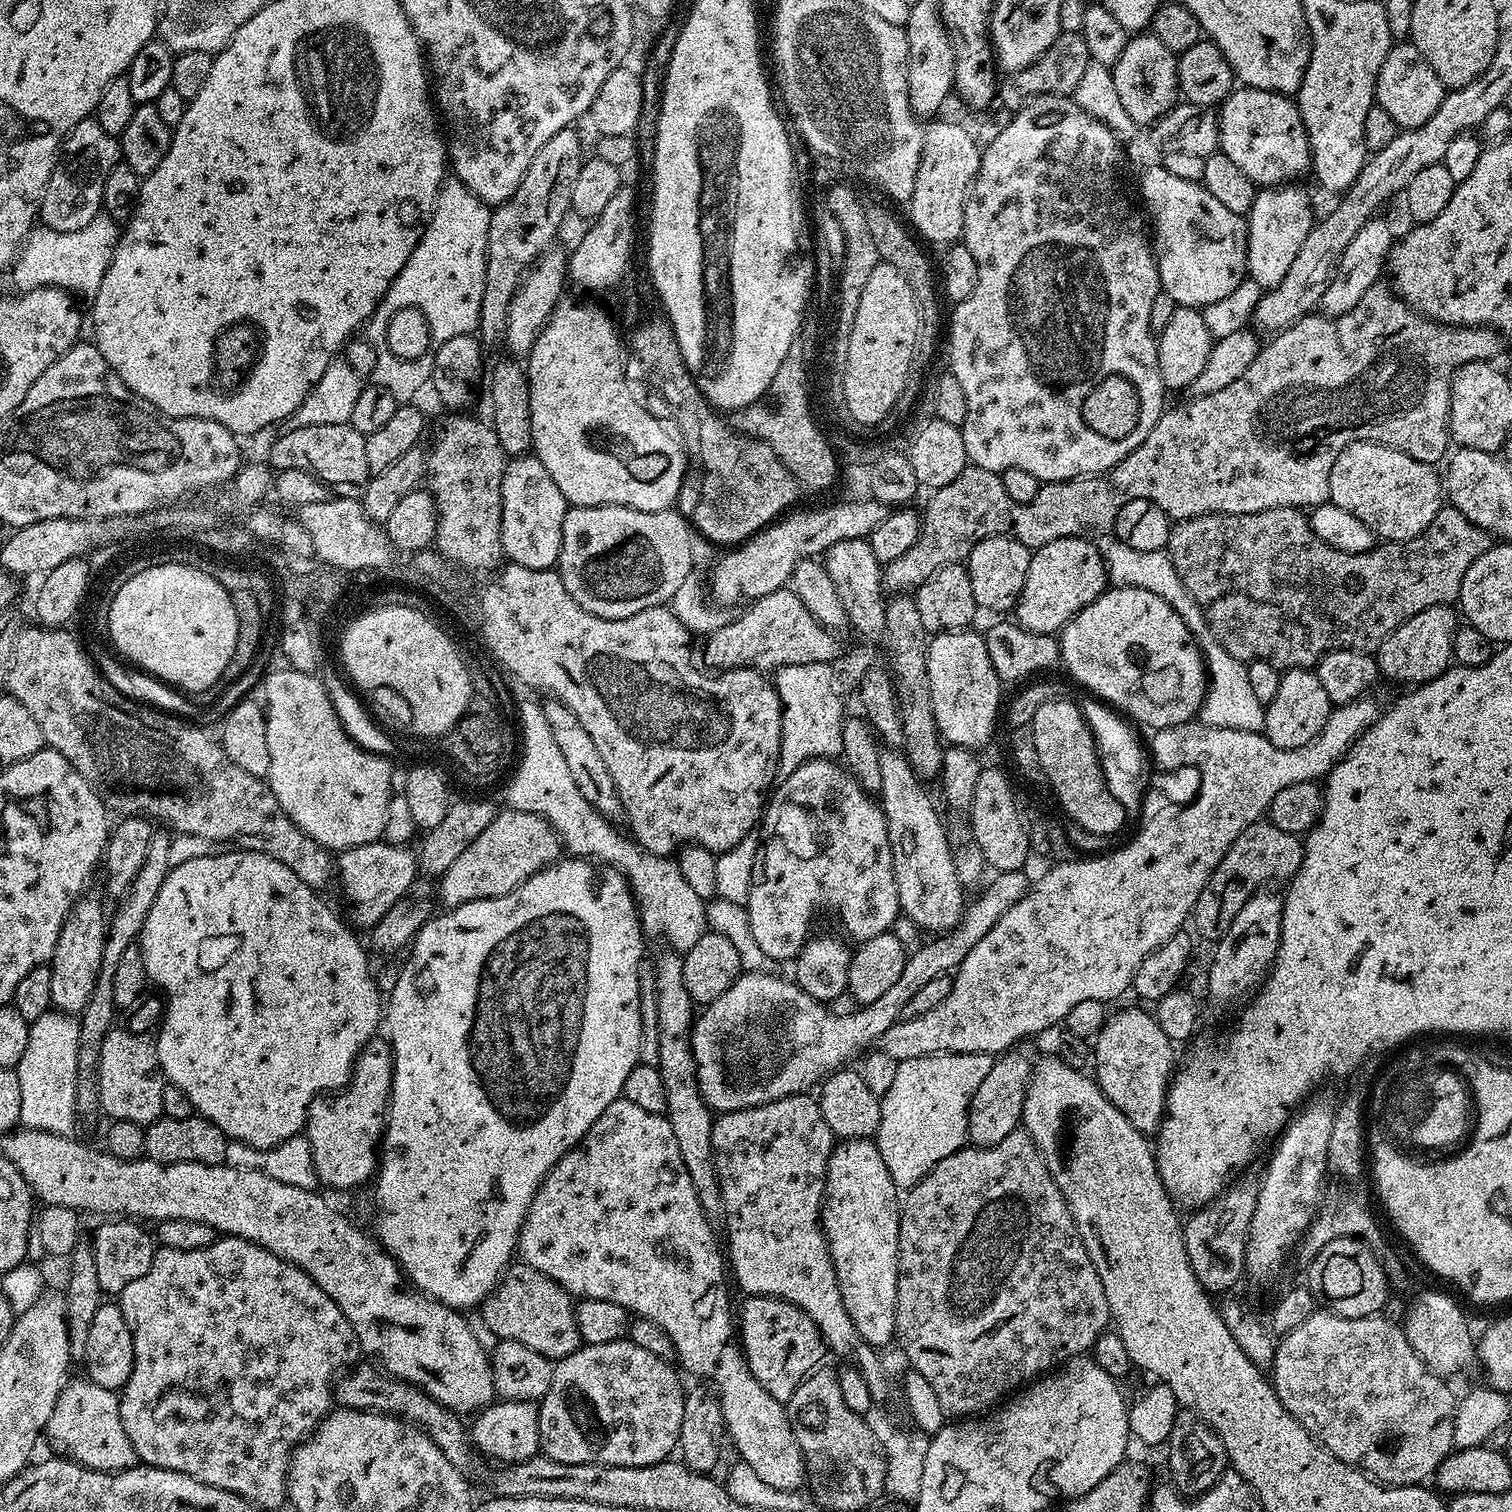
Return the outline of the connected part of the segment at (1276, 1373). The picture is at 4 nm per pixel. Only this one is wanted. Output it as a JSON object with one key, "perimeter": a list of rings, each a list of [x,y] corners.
{"perimeter":[[[1318,1310],[1314,1314],[1310,1314],[1310,1318],[1306,1318],[1306,1322],[1302,1322],[1302,1326],[1298,1326],[1295,1330],[1290,1330],[1290,1334],[1279,1337],[1276,1346],[1276,1357],[1274,1358],[1274,1362],[1270,1369],[1270,1379],[1272,1382],[1272,1389],[1274,1389],[1274,1391],[1278,1394],[1278,1398],[1282,1402],[1282,1406],[1286,1406],[1286,1410],[1290,1410],[1292,1417],[1295,1418],[1295,1420],[1297,1420],[1298,1423],[1315,1438],[1318,1444],[1322,1444],[1327,1452],[1334,1454],[1342,1462],[1346,1462],[1354,1468],[1359,1468],[1361,1472],[1371,1476],[1373,1480],[1385,1486],[1403,1486],[1405,1484],[1419,1485],[1421,1482],[1427,1481],[1424,1480],[1427,1476],[1428,1479],[1435,1477],[1440,1463],[1442,1463],[1443,1460],[1445,1460],[1446,1457],[1454,1451],[1452,1439],[1454,1438],[1454,1414],[1456,1413],[1456,1402],[1458,1399],[1457,1393],[1454,1394],[1450,1389],[1448,1389],[1449,1381],[1445,1379],[1445,1377],[1436,1375],[1427,1367],[1427,1365],[1424,1364],[1423,1358],[1415,1352],[1414,1347],[1410,1346],[1410,1342],[1407,1341],[1407,1336],[1404,1333],[1403,1327],[1398,1324],[1386,1322],[1383,1315],[1377,1314],[1374,1316],[1363,1316],[1362,1318],[1346,1318],[1345,1316],[1339,1316],[1336,1312],[1329,1312],[1327,1310]]]}

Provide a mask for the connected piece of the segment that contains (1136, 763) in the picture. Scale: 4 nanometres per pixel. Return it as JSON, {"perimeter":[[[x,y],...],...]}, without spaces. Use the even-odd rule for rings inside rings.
{"perimeter":[[[1086,696],[1086,699],[1079,701],[1079,706],[1097,742],[1100,768],[1103,770],[1107,789],[1114,798],[1118,799],[1129,819],[1138,817],[1144,800],[1144,792],[1150,780],[1150,762],[1135,732],[1137,729],[1121,713],[1099,699]]]}

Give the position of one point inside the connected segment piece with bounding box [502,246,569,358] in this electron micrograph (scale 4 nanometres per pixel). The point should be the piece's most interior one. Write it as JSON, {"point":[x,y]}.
{"point":[541,288]}

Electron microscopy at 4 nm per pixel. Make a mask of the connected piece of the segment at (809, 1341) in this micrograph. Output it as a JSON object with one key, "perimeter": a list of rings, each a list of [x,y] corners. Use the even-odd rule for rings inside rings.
{"perimeter":[[[750,1296],[743,1297],[744,1305],[739,1305],[738,1308],[738,1340],[742,1345],[744,1359],[747,1360],[750,1370],[754,1374],[754,1378],[758,1378],[758,1382],[762,1382],[762,1390],[766,1390],[766,1394],[770,1394],[774,1398],[778,1398],[781,1402],[788,1401],[794,1394],[794,1390],[798,1390],[798,1386],[802,1383],[811,1372],[816,1371],[818,1365],[821,1363],[820,1355],[825,1355],[826,1345],[823,1338],[820,1337],[820,1331],[816,1328],[816,1323],[808,1317],[796,1304],[791,1304],[785,1300],[780,1300],[776,1296]]]}

